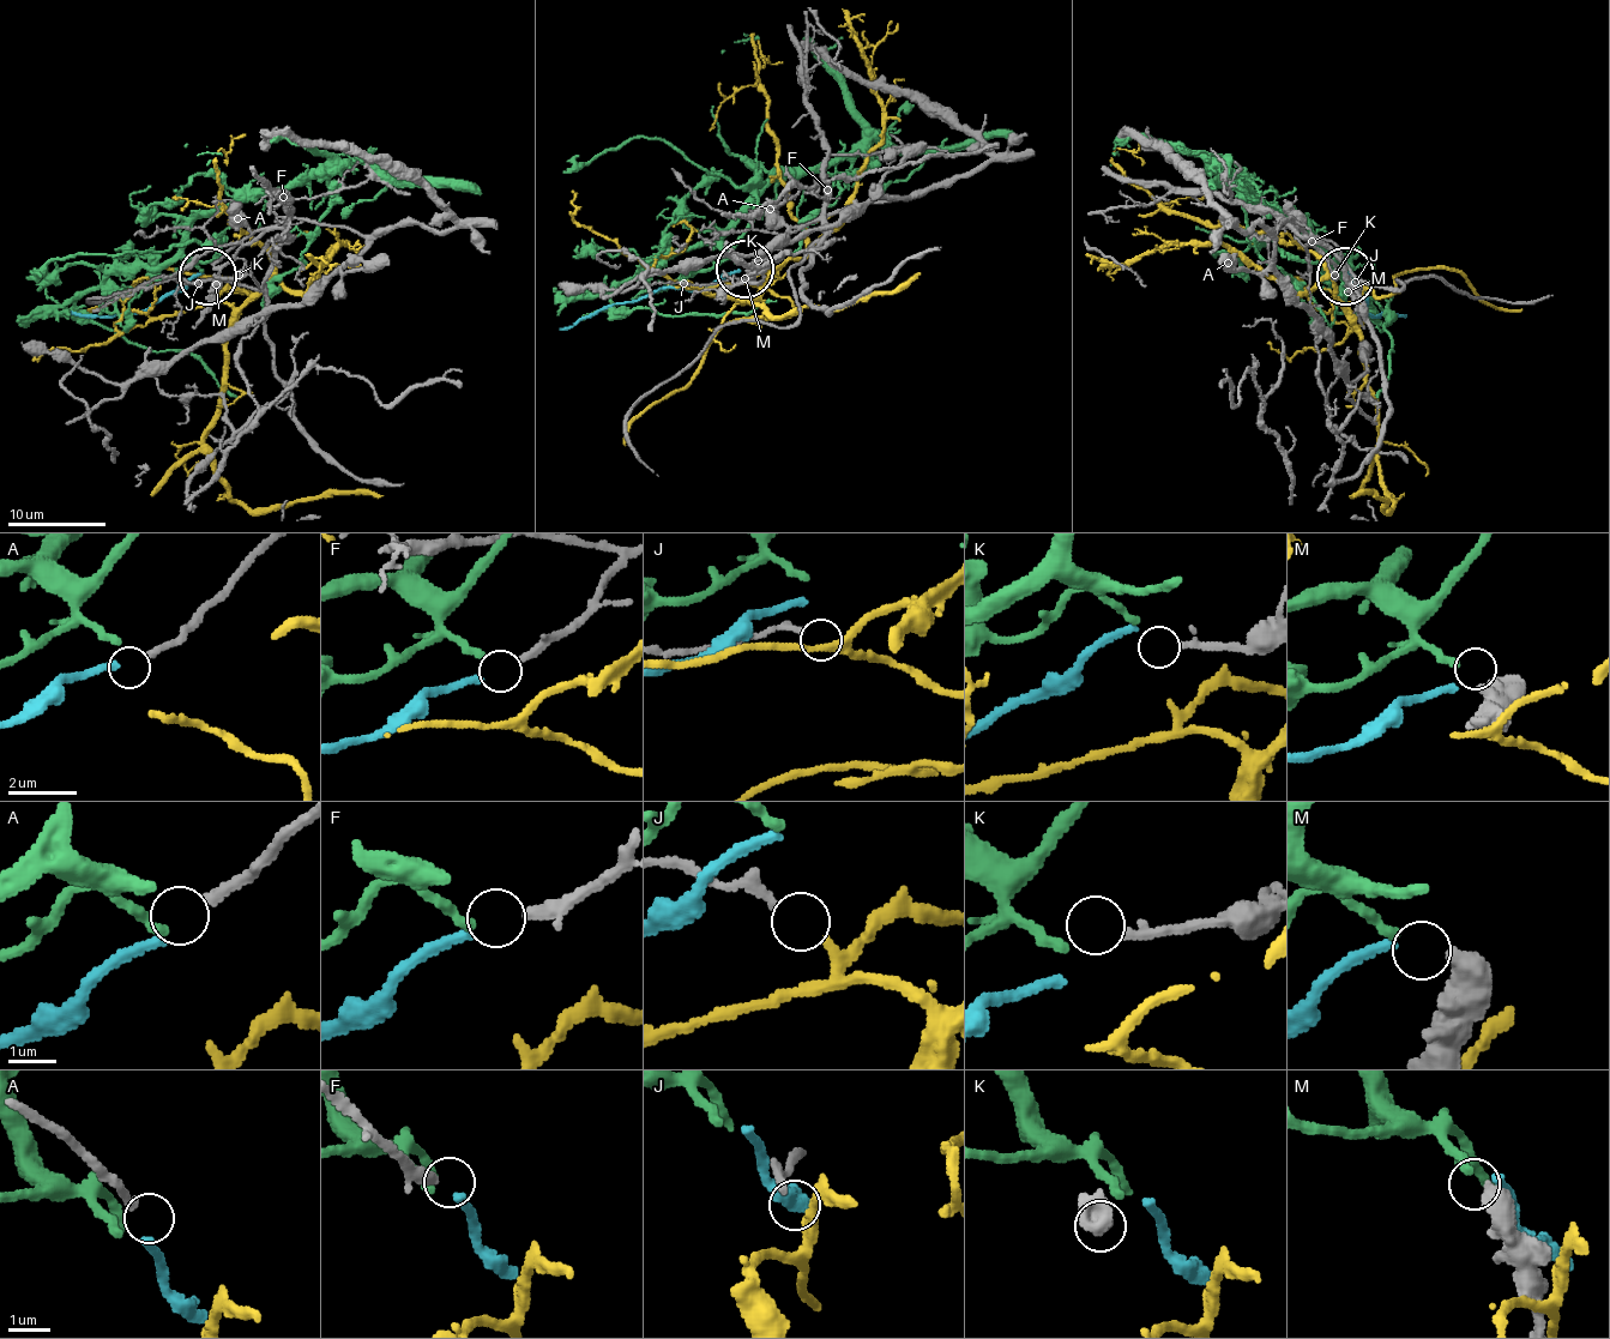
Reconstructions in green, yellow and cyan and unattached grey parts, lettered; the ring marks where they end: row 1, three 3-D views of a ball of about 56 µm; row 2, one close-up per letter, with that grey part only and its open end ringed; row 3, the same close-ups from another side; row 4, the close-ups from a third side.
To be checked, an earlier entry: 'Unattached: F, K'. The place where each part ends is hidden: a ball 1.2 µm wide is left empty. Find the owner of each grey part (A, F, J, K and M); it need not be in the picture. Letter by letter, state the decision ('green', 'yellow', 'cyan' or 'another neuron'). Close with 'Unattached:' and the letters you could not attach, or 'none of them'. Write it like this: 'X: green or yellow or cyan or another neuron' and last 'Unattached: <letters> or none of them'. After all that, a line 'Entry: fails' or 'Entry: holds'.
A: another neuron
F: cyan
J: yellow
K: another neuron
M: green
Unattached: A, K
Entry: fails

